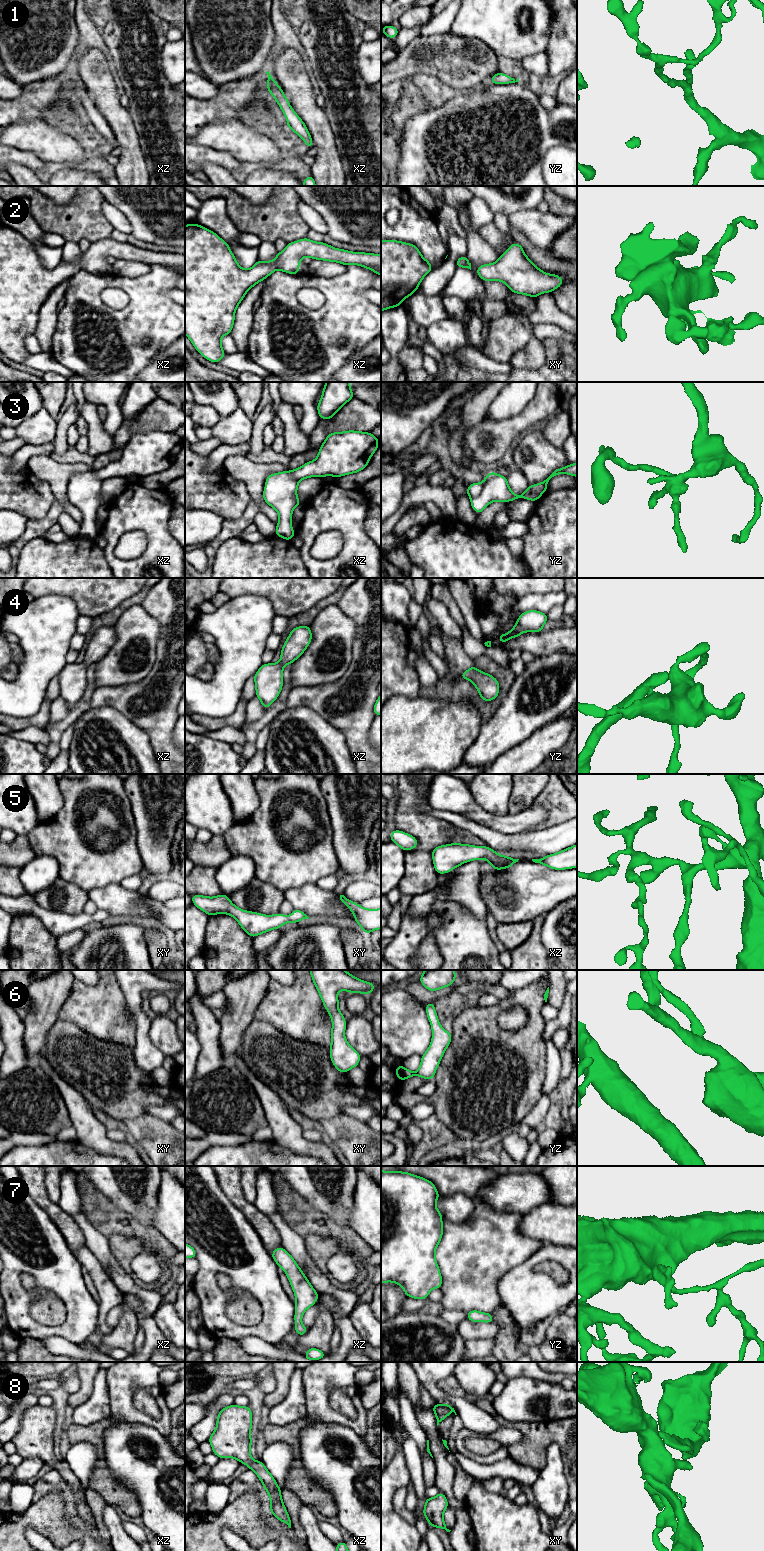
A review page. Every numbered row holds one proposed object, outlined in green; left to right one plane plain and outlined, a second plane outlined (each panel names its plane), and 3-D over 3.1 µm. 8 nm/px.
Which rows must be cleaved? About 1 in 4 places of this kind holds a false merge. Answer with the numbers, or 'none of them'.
3

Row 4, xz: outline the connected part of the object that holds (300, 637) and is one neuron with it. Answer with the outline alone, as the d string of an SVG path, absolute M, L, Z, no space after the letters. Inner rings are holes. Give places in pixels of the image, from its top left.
M299 626L291 630L282 646L278 663L262 664L253 676L256 693L264 710L276 700L283 687L283 667L290 665L304 653L312 640L311 628Z

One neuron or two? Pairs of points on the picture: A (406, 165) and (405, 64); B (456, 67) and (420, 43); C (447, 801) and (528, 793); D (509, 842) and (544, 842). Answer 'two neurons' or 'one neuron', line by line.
A: two neurons
B: one neuron
C: two neurons
D: one neuron

